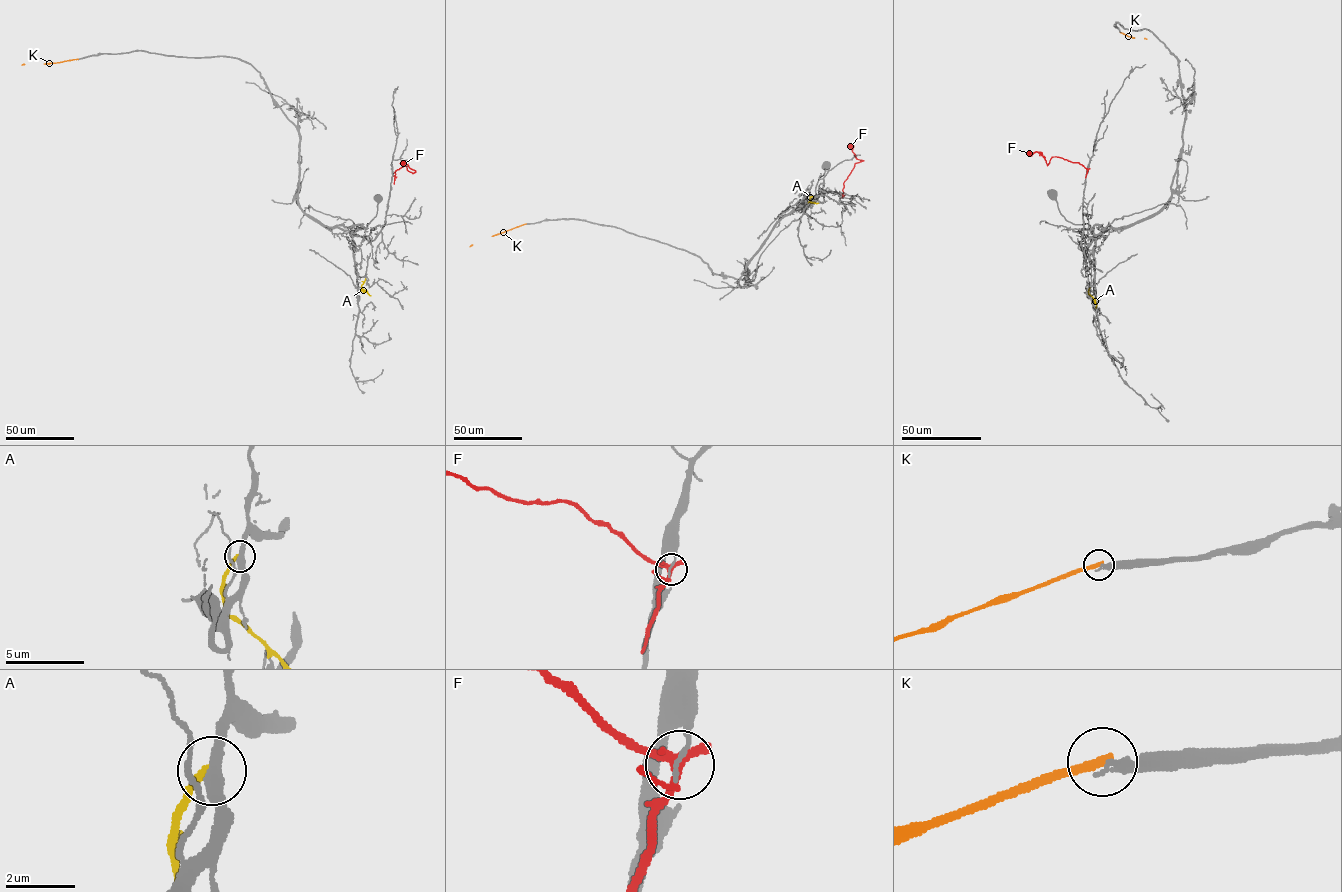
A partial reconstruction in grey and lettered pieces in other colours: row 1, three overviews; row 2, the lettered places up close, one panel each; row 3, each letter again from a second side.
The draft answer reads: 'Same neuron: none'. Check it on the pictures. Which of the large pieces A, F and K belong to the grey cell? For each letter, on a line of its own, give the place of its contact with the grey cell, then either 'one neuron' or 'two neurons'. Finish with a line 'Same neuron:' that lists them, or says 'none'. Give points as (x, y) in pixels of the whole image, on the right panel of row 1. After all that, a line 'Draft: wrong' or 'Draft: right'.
A: meets grey at (1090, 288); two neurons
F: meets grey at (1088, 169); two neurons
K: meets grey at (1120, 32); two neurons
Same neuron: none
Draft: right

